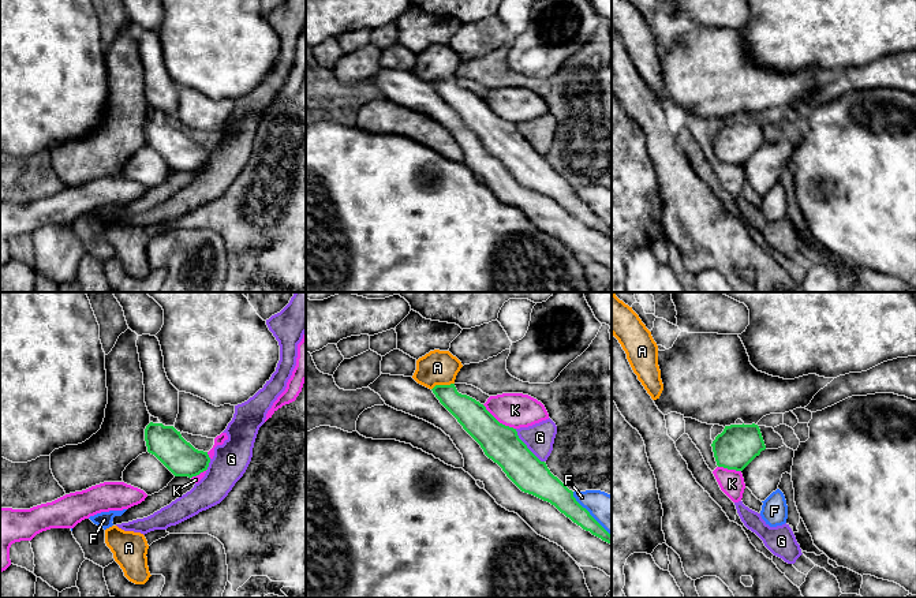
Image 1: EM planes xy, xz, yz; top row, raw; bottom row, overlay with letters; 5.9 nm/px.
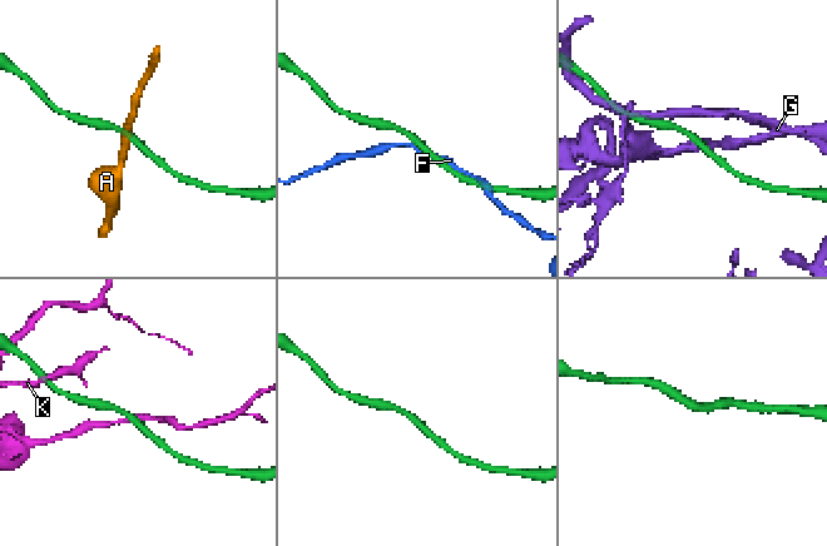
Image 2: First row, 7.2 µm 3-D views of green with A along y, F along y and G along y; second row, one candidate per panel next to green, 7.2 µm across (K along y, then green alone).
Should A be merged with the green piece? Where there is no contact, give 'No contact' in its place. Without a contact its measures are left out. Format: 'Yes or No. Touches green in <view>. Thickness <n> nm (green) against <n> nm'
No. Touches green in xz. Thickness 170 nm (green) against 200 nm

